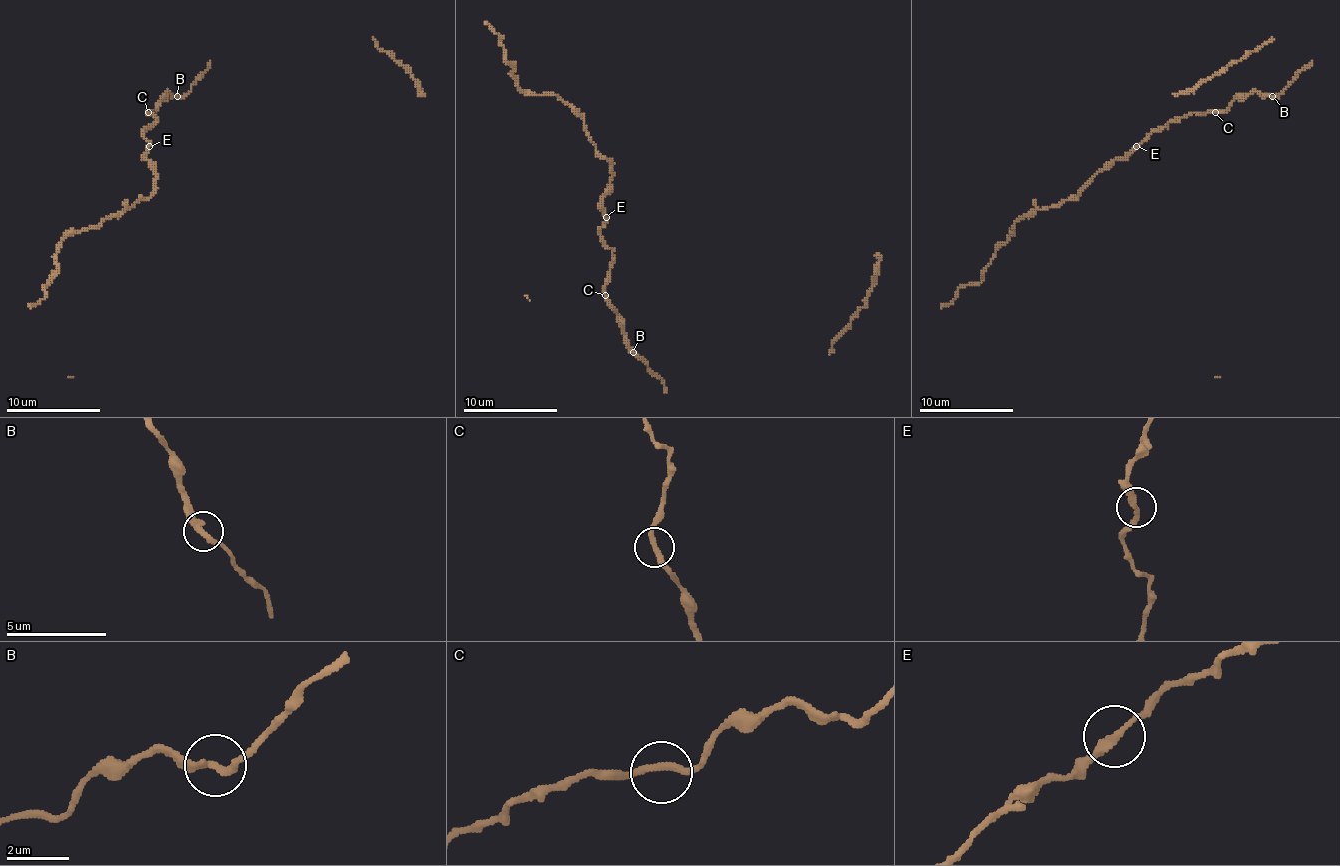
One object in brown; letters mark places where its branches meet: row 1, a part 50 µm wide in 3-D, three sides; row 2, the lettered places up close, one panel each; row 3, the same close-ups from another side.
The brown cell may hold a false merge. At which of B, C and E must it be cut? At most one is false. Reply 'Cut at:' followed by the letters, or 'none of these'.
Cut at: none of these

